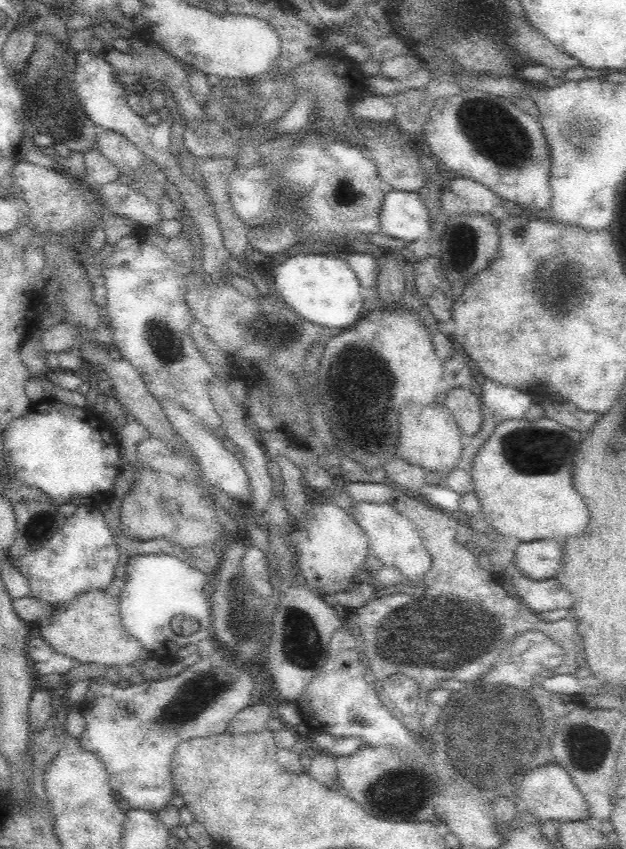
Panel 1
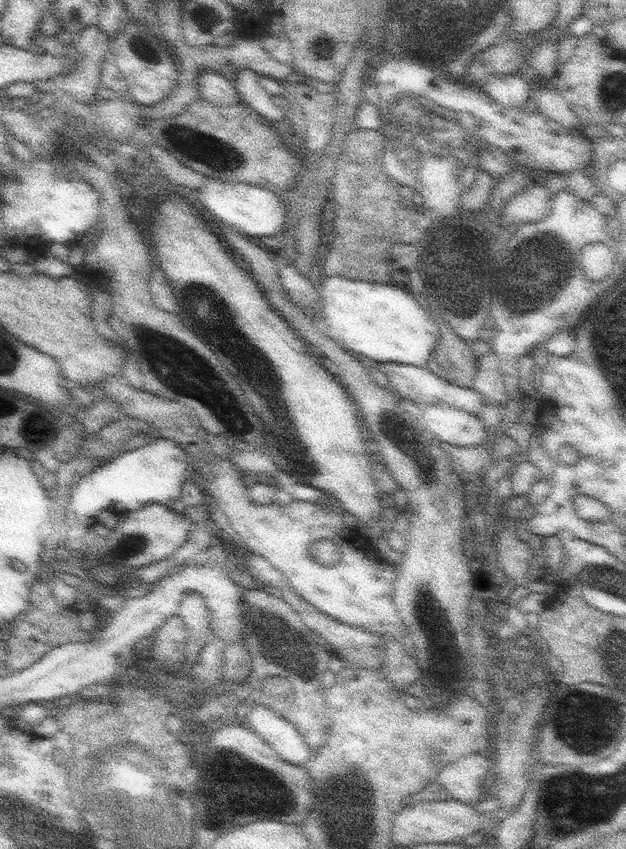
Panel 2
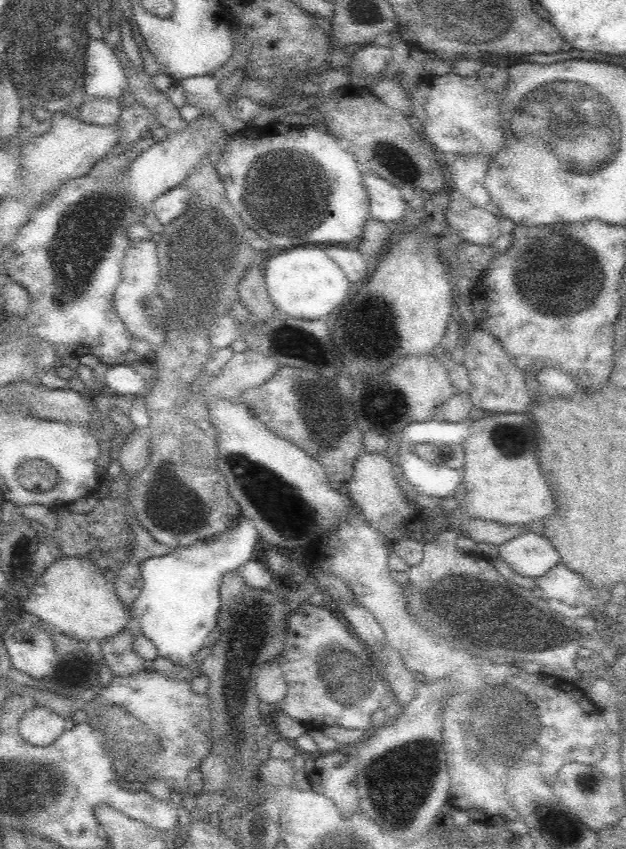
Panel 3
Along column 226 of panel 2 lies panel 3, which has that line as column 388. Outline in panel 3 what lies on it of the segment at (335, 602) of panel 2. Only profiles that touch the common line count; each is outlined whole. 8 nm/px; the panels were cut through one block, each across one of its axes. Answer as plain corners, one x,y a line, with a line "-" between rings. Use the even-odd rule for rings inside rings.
368,450
364,454
360,454
354,462
354,470
350,480
344,484
346,486
346,494
352,500
352,506
358,510
358,516
362,518
362,522
366,522
368,526
376,528
376,530
388,530
392,536
400,536
406,534
406,524
410,520
408,514
408,506
406,506
406,498
402,496
400,488
398,488
398,478
392,472
392,466
396,462
388,458
386,452
376,452
376,454
368,454

